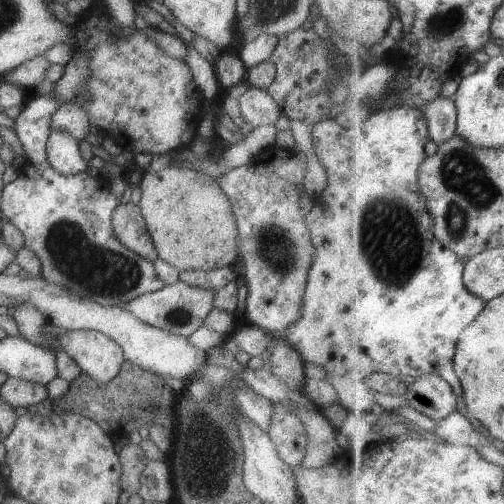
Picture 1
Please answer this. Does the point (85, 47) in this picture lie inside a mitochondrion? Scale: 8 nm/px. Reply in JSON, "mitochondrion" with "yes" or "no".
{"mitochondrion":"no"}

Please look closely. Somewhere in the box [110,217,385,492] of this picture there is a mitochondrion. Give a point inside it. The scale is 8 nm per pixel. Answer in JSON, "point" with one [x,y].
{"point":[279,251]}

